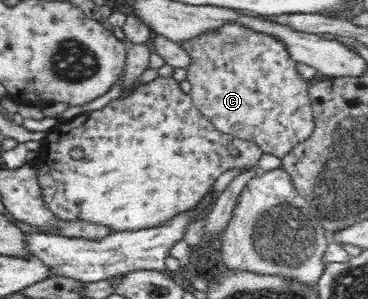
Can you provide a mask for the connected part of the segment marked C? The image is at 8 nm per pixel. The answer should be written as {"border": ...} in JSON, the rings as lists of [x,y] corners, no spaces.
{"border":[[[227,24],[214,32],[183,42],[182,46],[192,59],[187,68],[187,79],[191,83],[189,94],[196,108],[213,123],[215,129],[255,143],[263,154],[281,159],[292,153],[297,144],[311,137],[314,131],[314,115],[308,96],[311,82],[297,73],[296,63],[287,54],[283,42],[239,24]]]}

